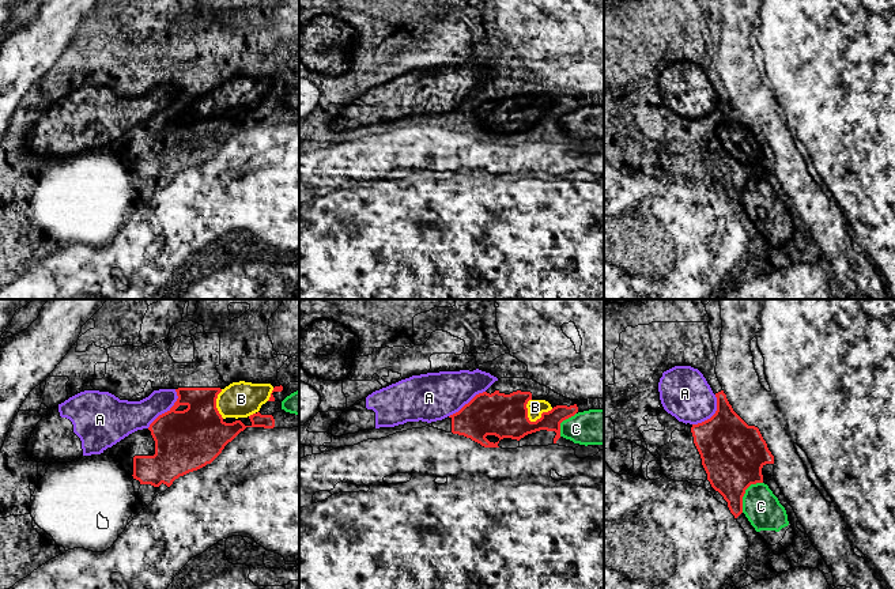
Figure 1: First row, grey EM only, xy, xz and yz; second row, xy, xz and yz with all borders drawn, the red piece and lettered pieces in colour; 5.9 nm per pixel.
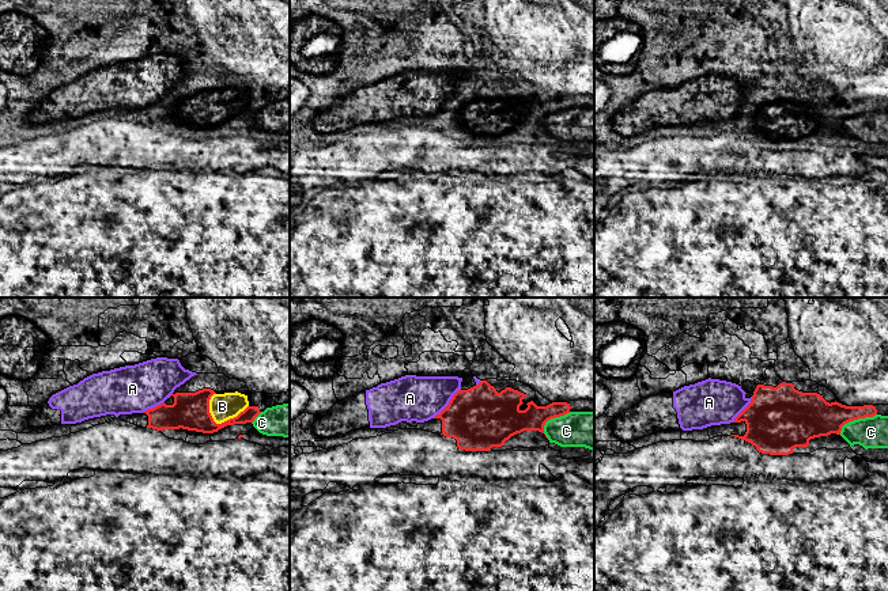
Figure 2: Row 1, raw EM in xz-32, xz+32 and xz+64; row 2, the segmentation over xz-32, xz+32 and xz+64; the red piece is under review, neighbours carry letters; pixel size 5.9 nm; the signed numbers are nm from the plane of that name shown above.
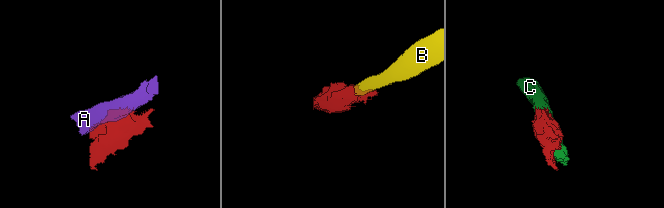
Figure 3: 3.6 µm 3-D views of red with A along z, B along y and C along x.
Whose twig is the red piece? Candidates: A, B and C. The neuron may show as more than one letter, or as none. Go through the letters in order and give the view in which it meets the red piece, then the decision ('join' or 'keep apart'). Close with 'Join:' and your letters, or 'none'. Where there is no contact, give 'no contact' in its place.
A: xy | keep apart
B: xz | join
C: yz | keep apart
Join: B

